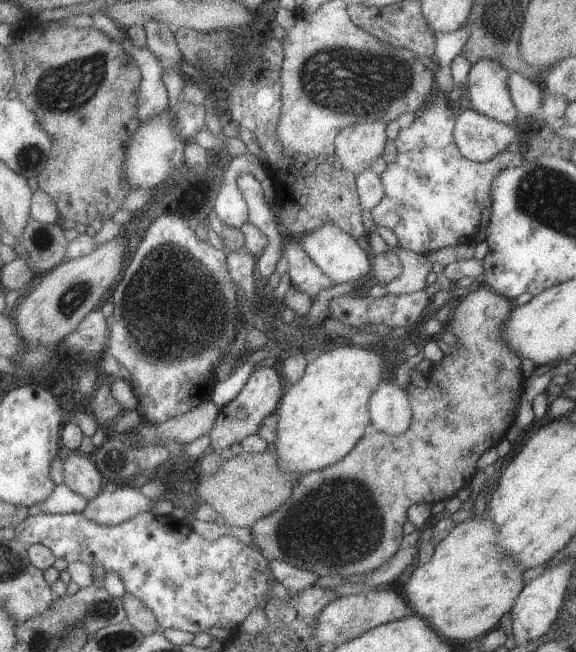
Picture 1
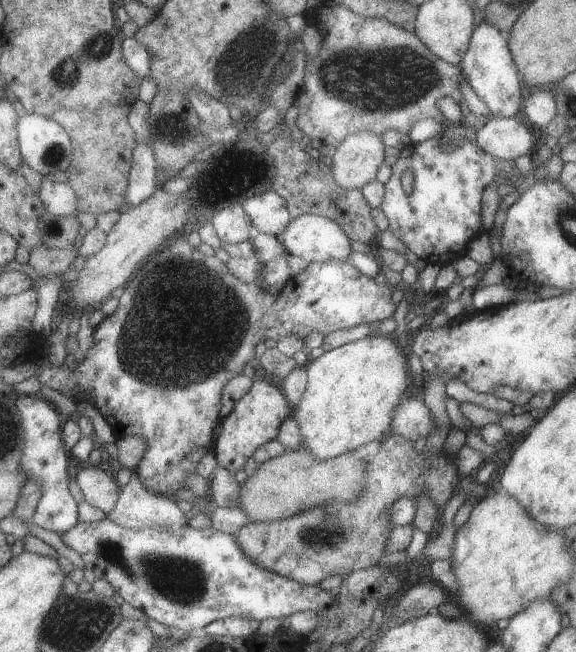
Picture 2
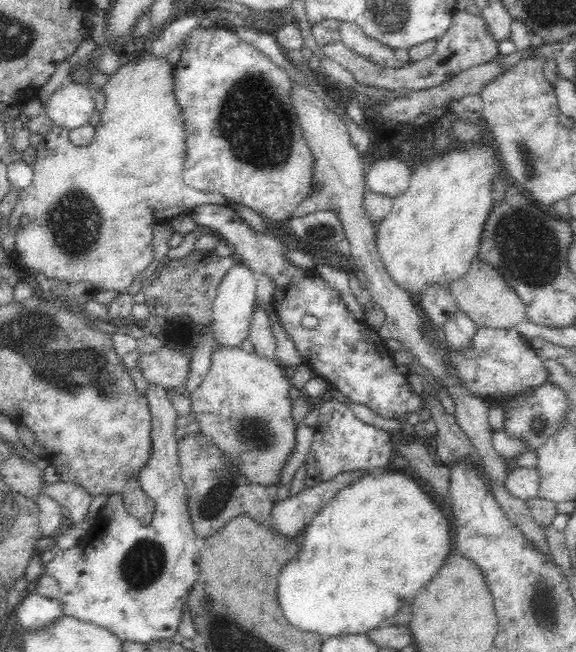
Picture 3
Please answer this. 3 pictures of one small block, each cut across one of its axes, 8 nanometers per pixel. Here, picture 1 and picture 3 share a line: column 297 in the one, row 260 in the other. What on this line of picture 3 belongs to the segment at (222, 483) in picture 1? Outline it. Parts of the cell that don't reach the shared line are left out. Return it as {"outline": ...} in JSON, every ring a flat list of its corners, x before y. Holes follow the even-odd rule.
{"outline":[[474,258,466,276,450,282,448,290,459,310,467,314,477,328,512,328,527,320,521,298,497,270,479,258]]}

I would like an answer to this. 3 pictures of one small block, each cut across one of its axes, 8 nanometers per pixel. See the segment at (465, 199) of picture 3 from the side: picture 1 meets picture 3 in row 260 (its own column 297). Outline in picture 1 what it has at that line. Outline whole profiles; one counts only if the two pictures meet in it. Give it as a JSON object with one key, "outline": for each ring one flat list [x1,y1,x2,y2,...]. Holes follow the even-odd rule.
{"outline":[[339,346,333,348,333,350,326,350,322,352,313,362,306,364,303,376,297,381,294,382,291,387,282,394,280,401,278,402,278,407,276,408,275,414,278,416,276,424,276,441,273,446,271,446,273,452,277,455,278,458,278,467,285,472,296,472,299,474,304,474,309,471,321,470,326,466,331,466,333,463,336,463,338,460,341,460,357,444,357,440,363,436,365,432,365,426,369,422,369,414,367,414,367,400,369,396,376,389,376,386,381,382,381,368,383,368,383,360,381,356,374,352,370,346]]}

